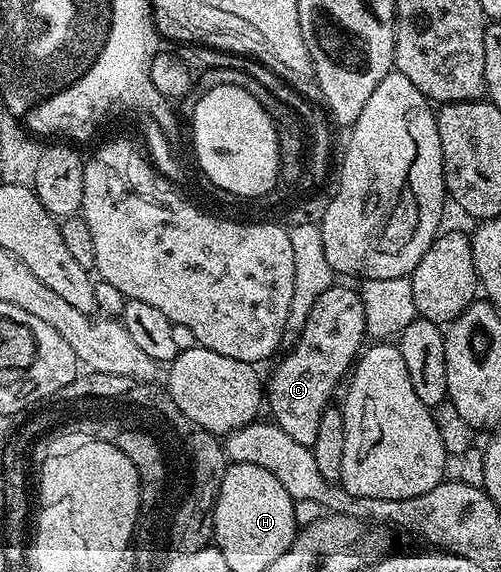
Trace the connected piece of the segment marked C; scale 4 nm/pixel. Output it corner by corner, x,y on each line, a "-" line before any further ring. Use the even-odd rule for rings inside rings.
334,284
322,292
313,310
309,312
302,337
287,355
275,366
275,371
265,382
265,402
271,405
270,417
297,444
312,446
317,440
317,428
321,428
321,416
327,411
339,378
346,379
353,363
364,349
363,337
368,337
365,308
358,289
-
315,338
335,338
335,354
323,342
-
331,398
331,399
330,399

